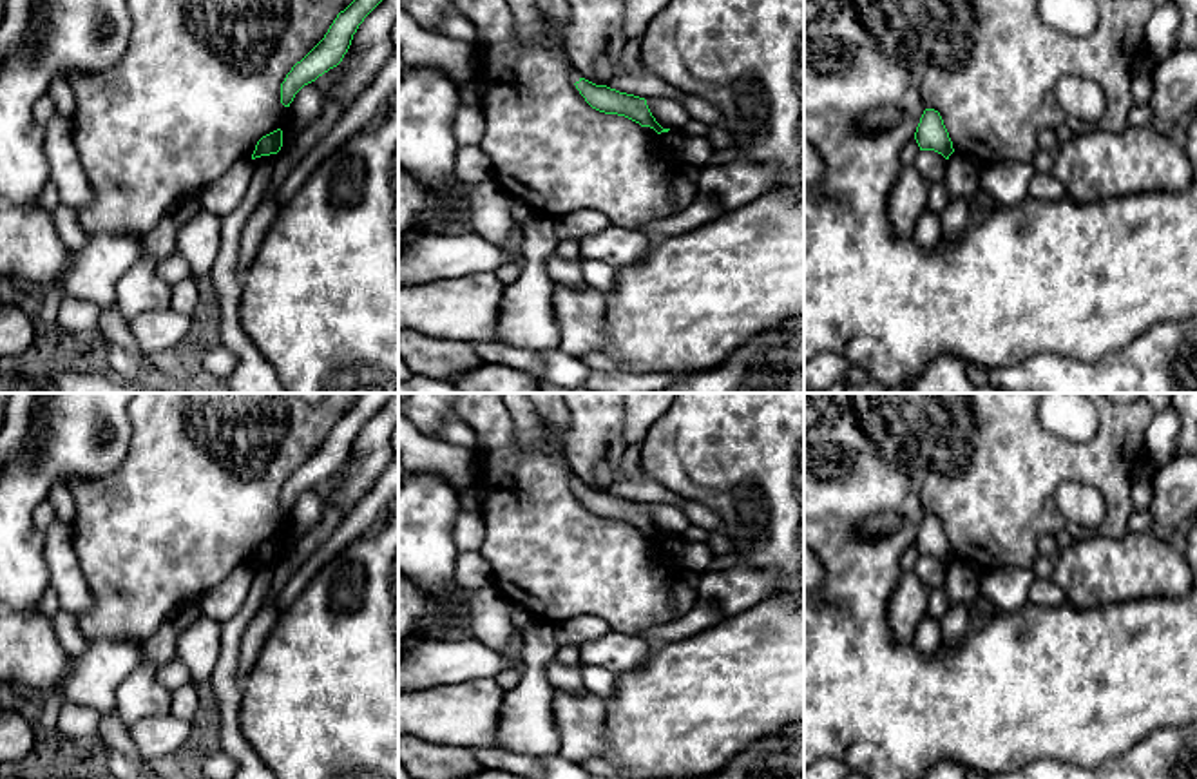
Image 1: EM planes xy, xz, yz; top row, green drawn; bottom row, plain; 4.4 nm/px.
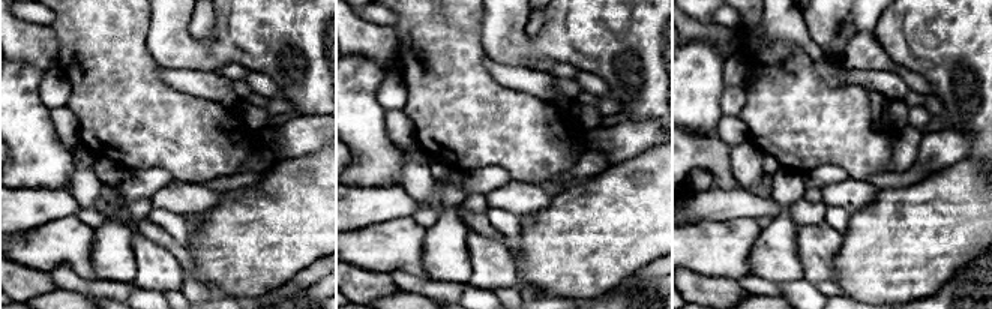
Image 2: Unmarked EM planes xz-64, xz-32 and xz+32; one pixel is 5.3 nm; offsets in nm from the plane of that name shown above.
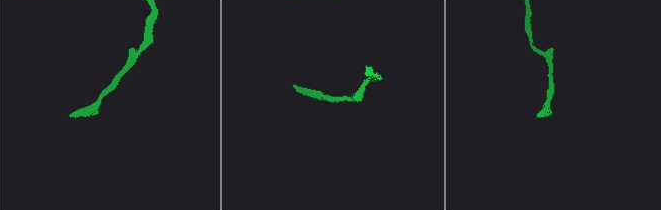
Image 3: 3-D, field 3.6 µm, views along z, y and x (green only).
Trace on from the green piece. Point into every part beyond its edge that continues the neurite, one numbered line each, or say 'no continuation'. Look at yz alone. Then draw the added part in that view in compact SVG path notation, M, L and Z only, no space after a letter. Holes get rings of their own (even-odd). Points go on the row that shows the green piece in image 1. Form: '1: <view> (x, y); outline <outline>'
no continuation

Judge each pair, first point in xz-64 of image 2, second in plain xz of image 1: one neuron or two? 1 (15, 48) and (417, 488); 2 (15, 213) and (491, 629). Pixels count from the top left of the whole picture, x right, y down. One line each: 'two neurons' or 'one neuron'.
1: two neurons
2: two neurons

